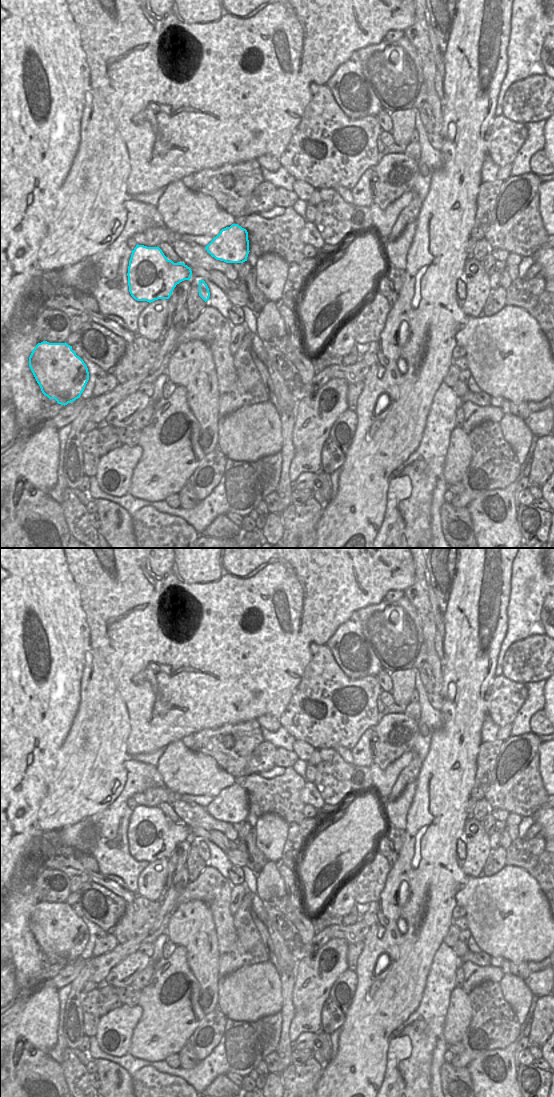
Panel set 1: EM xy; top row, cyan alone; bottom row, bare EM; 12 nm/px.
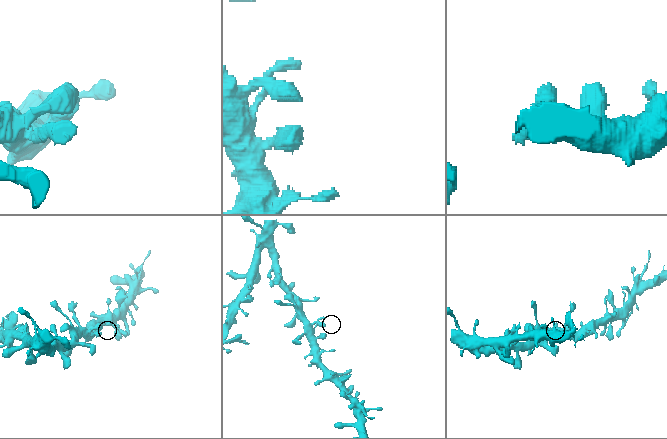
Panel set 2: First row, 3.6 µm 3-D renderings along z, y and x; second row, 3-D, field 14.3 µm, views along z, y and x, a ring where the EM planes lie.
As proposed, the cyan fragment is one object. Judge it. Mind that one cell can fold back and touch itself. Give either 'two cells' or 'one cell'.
one cell

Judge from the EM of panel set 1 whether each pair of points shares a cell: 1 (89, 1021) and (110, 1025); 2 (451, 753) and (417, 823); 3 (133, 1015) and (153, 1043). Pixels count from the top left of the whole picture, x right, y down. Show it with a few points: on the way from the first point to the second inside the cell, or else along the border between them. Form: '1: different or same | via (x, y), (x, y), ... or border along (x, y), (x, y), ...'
1: different | border along (100, 1017), (95, 1035)
2: same | via (433, 771), (428, 773), (426, 781), (426, 805)
3: different | border along (138, 1004), (142, 1015), (130, 1044)

